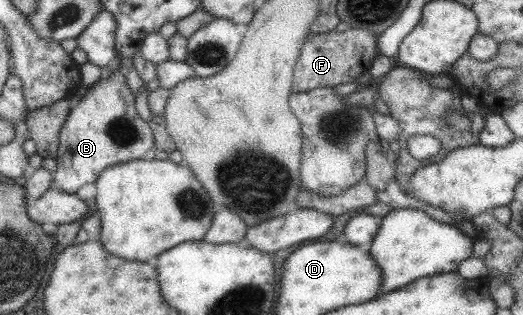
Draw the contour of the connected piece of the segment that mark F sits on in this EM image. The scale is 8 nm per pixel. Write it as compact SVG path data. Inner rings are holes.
M346 29L338 32L308 32L300 48L296 65L293 67L293 83L291 92L306 92L318 87L334 87L346 84L364 71L368 71L371 63L379 55L376 46L376 35L362 29Z

